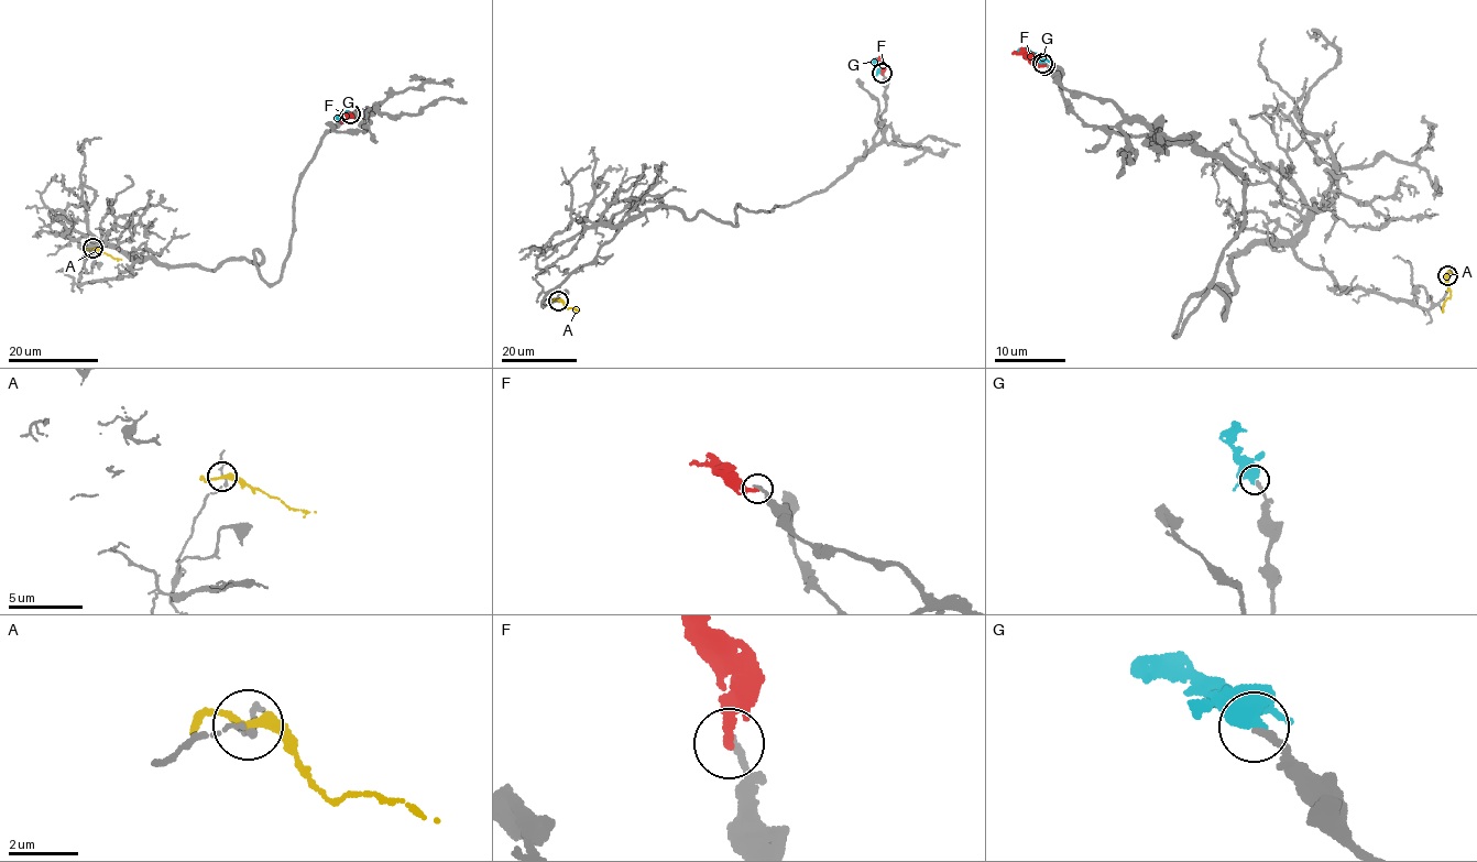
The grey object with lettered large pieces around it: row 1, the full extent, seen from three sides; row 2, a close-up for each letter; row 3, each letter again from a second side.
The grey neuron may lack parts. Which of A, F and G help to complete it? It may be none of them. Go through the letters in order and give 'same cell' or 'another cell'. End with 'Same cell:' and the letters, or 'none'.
A: another cell
F: another cell
G: same cell
Same cell: G

